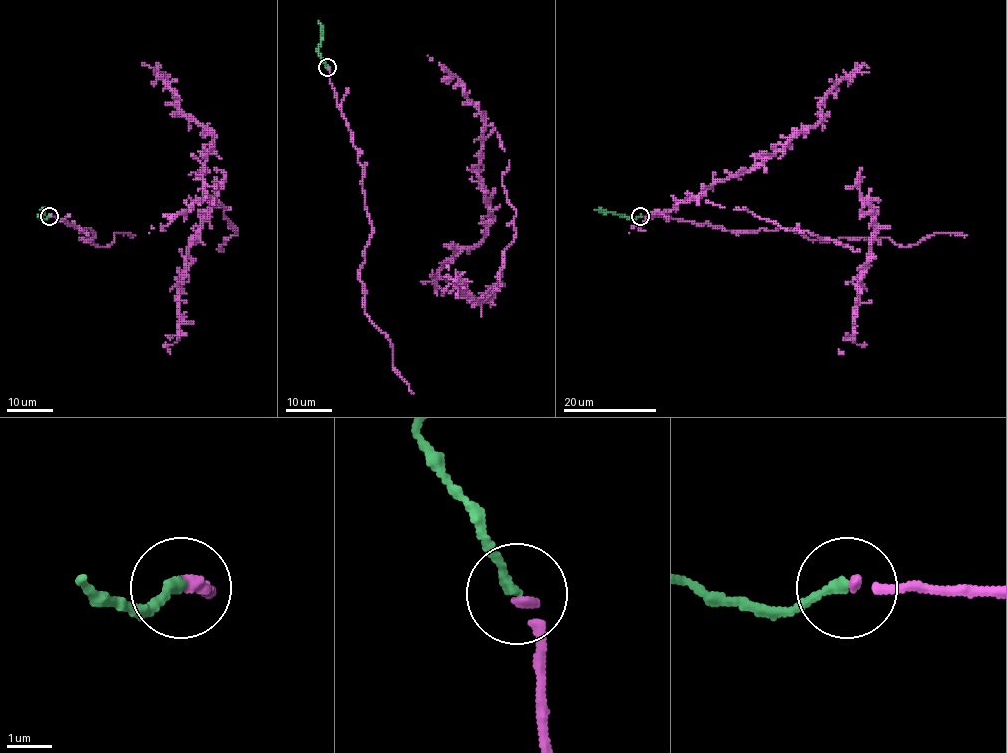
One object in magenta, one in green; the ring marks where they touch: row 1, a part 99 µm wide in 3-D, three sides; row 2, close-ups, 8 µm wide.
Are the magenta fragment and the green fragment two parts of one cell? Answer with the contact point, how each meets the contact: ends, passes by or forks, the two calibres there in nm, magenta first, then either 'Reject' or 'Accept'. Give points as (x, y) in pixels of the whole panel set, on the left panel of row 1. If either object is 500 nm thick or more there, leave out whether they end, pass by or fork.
Place: (49, 216). At the ring magenta ends. At the ring green ends. Thickness 200 nm (magenta) against 220 nm. Accept

